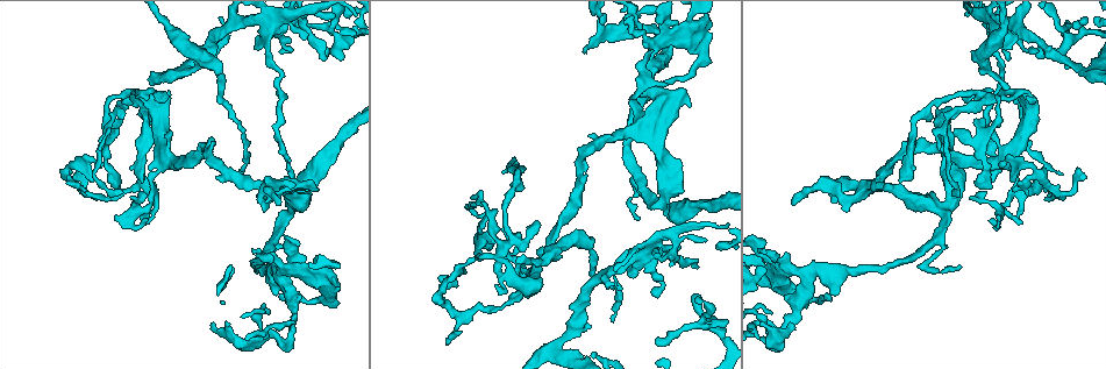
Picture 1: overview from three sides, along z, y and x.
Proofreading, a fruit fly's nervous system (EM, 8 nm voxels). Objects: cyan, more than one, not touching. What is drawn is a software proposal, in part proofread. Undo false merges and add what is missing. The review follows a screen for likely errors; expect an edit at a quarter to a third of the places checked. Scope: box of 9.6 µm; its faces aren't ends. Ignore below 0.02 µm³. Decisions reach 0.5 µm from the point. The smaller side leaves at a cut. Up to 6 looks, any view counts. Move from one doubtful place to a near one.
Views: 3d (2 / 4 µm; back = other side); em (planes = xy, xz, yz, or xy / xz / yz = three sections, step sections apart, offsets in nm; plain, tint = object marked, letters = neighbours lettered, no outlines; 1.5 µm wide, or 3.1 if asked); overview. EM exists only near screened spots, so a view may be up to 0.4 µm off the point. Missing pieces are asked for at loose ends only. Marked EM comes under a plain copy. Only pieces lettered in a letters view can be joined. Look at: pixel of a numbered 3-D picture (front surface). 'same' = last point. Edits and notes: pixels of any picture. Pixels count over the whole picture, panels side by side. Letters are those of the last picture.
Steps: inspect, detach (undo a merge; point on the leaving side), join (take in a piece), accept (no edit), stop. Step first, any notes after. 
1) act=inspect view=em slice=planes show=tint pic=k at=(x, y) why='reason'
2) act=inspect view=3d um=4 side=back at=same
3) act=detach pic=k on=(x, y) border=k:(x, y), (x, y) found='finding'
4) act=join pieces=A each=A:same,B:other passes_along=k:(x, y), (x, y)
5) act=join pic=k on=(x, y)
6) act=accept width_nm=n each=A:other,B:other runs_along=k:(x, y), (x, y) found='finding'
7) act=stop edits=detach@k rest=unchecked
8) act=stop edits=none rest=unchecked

act=inspect view=em slice=xy step=8 show=tint pic=1 at=(993, 100) why='a narrow waist'

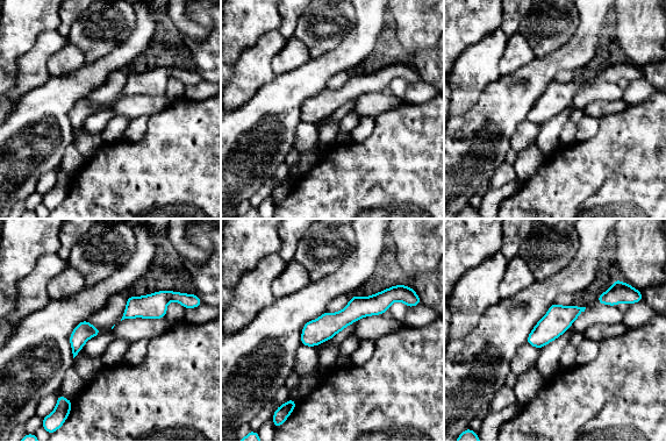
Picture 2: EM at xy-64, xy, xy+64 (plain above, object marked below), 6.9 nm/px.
act=inspect view=em slice=planes show=letters at=same

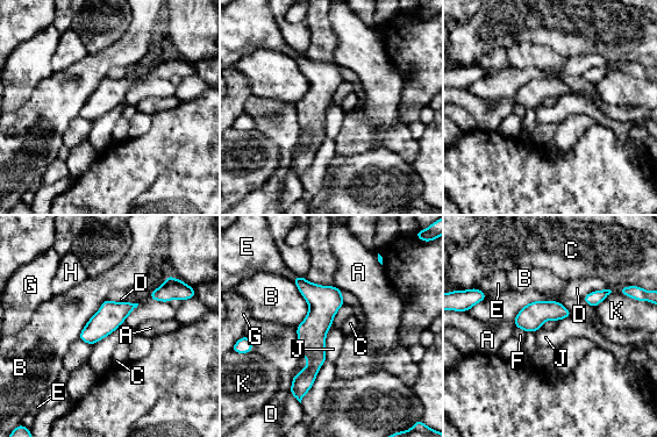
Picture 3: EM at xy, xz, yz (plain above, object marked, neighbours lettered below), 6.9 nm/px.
act=accept width_nm=200 each=A:other,B:other,C:other,D:other,E:other,F:other,G:other,H:other,J:other,K:other border=3:(292, 280), (307, 303), (297, 327) found='one neuron here'

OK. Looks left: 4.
act=inspect view=em slice=xy step=4 show=tint pic=1 at=(714, 327) why='looks like a crossing'

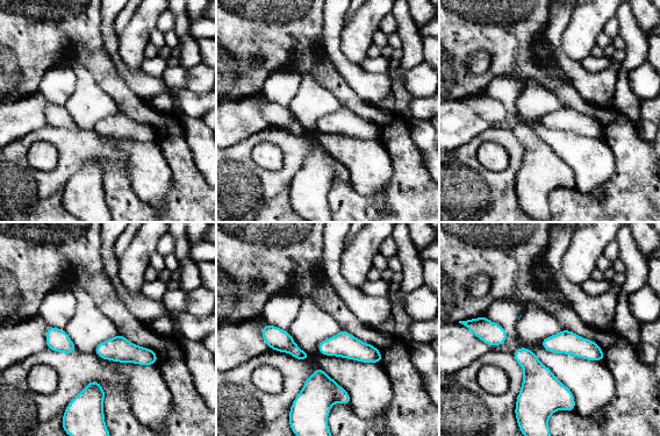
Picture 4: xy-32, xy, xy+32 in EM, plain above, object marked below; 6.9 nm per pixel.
act=inspect view=em slice=planes show=letters at=same why='cut it another way'

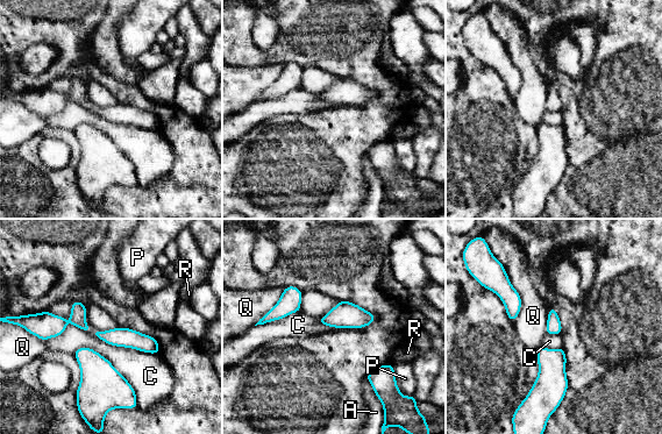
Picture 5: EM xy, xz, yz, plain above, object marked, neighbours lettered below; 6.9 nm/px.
act=accept width_nm=110 each=A:other,C:other,P:other,Q:other,R:other border=5:(73, 351), (101, 354), (137, 406) found='one neuron here'

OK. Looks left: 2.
act=inspect view=em slice=yz step=4 show=tint pic=1 at=(638, 257) why='a fork'

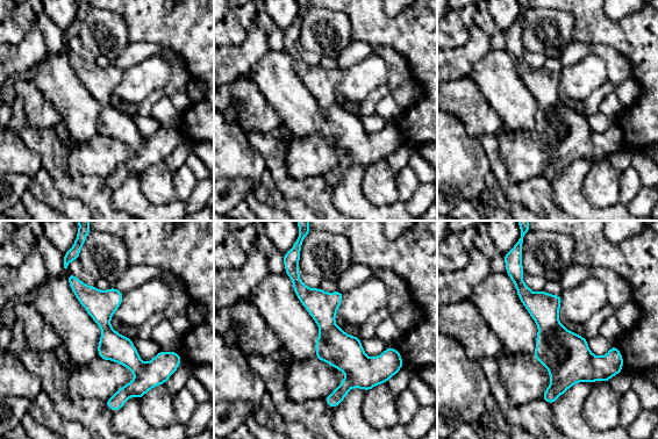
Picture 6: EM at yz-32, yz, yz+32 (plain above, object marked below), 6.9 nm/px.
act=inspect view=em slice=planes show=letters at=same

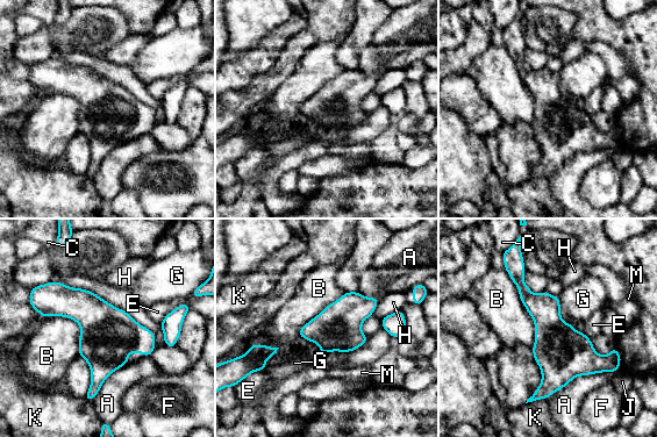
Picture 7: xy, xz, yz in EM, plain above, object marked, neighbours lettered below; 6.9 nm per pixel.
act=accept longest_contact=B:550nm each=A:other,B:other,C:other,E:other,F:other,G:other,H:other,J:other,K:other,M:other border=7:(507, 273), (534, 322), (531, 349) found='all the same neuron'

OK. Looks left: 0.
act=stop edits=none rest=unchecked

